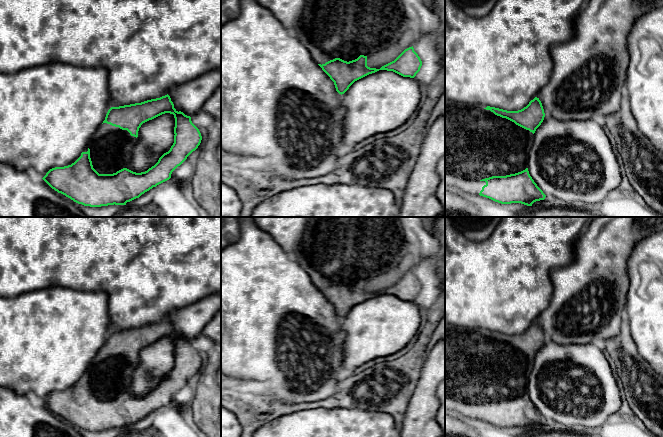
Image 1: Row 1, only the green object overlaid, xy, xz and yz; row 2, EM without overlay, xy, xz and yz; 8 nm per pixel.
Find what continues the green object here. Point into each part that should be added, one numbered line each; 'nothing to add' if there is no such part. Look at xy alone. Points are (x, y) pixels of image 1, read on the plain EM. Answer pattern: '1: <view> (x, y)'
1: xy (109, 370)

